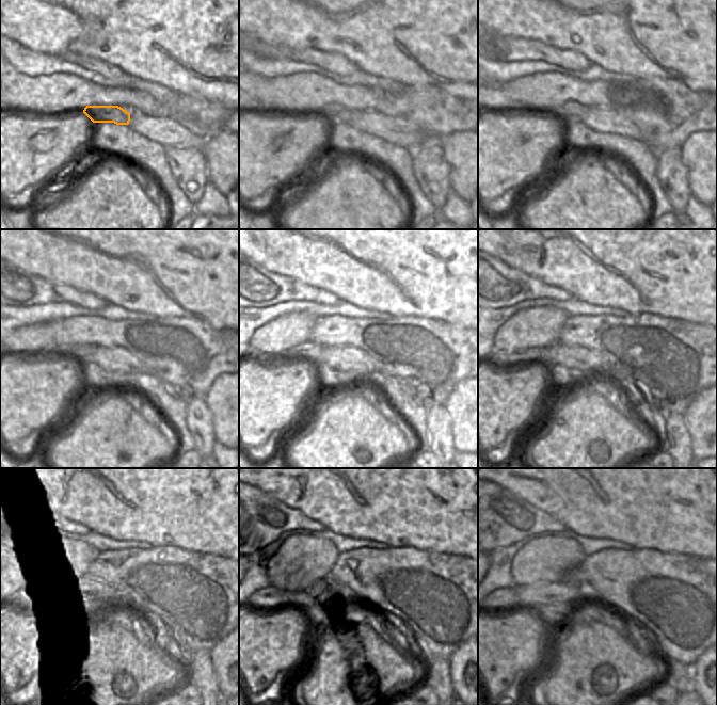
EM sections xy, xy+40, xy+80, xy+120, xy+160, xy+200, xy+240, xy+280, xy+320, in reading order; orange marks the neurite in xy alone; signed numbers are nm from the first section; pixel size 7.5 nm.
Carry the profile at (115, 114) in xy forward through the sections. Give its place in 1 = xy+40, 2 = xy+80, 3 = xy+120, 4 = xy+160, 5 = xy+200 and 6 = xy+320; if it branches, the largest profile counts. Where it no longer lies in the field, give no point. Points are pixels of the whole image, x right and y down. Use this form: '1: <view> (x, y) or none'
1: xy+40 (336, 112)
2: xy+80 (569, 110)
3: xy+120 (76, 352)
4: xy+160 (302, 351)
5: xy+200 (506, 359)
6: xy+320 (503, 598)

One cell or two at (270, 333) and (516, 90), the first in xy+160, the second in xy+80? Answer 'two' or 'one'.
two

